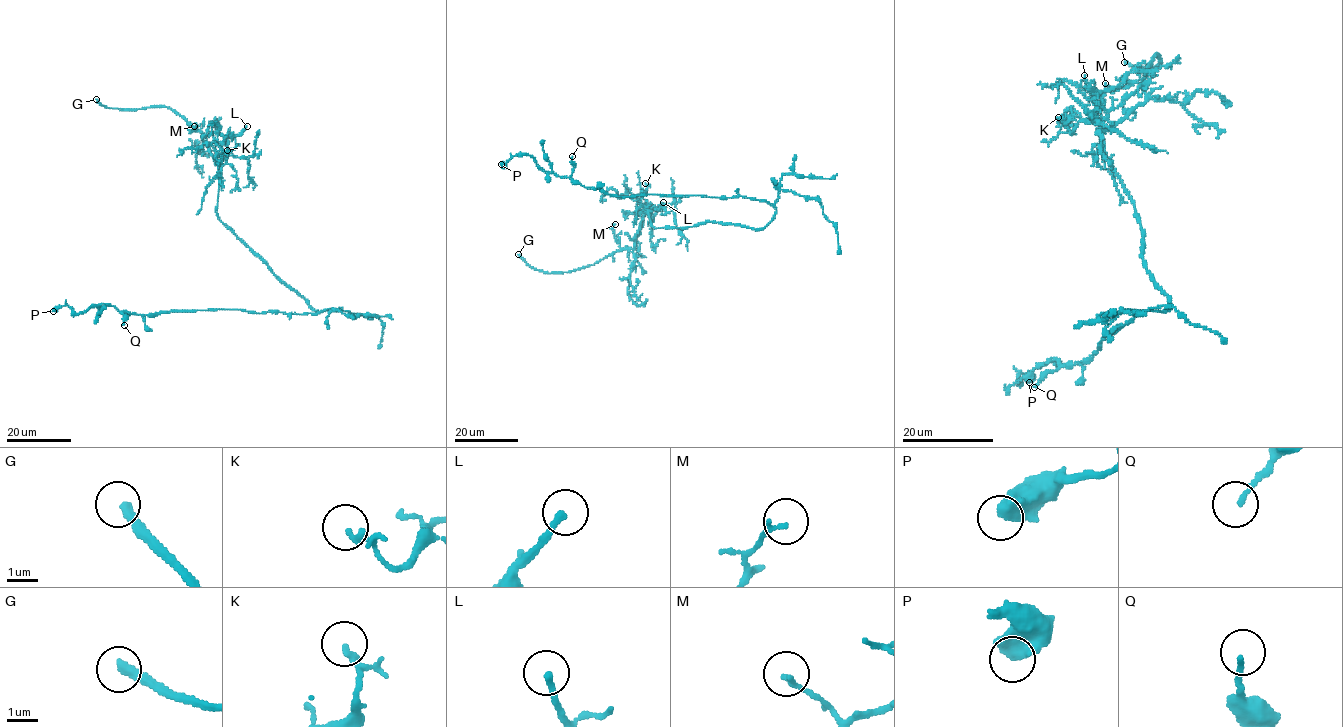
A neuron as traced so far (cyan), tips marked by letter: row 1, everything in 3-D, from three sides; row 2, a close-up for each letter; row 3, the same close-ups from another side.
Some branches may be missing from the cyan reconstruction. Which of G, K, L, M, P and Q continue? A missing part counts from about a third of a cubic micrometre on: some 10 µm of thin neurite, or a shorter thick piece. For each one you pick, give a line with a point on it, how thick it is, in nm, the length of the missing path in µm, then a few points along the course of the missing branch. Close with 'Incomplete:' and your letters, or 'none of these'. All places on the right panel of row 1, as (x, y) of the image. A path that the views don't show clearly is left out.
G: at (1124, 62); 320 nm thick; about 60 µm are missing
L: at (1084, 75); 200 nm thick; about 25 µm are missing; missing branch runs (1084, 75), (1085, 72), (1073, 72), (1060, 80), (1052, 91), (1058, 103), (1045, 109)
Incomplete: G, L

